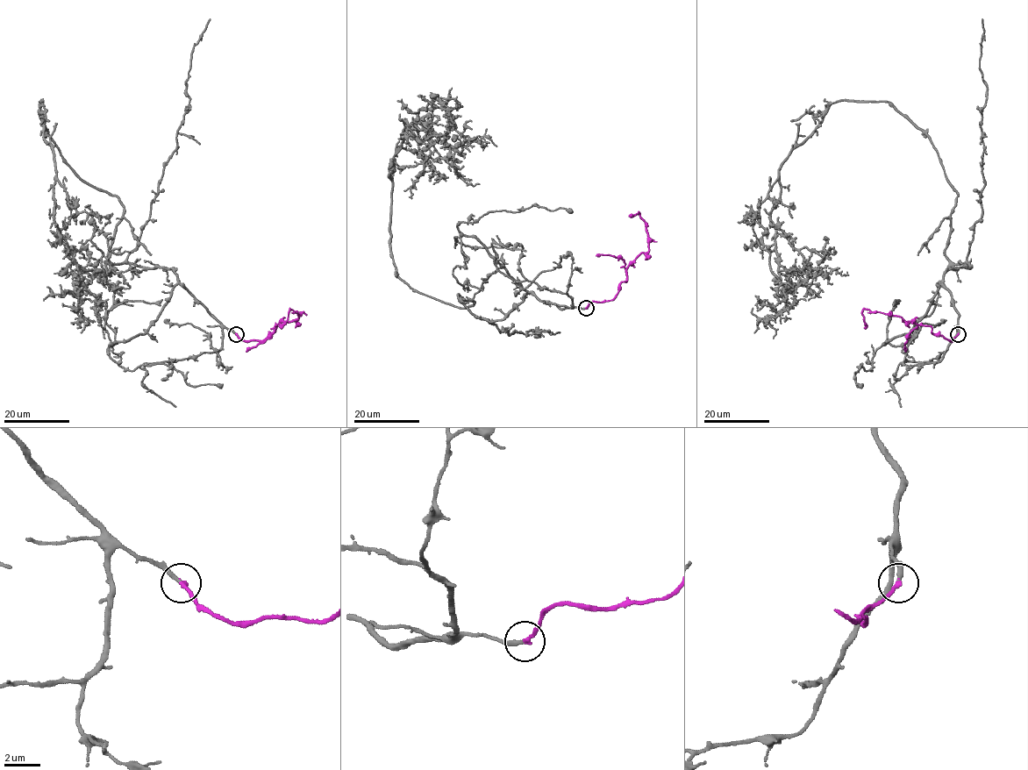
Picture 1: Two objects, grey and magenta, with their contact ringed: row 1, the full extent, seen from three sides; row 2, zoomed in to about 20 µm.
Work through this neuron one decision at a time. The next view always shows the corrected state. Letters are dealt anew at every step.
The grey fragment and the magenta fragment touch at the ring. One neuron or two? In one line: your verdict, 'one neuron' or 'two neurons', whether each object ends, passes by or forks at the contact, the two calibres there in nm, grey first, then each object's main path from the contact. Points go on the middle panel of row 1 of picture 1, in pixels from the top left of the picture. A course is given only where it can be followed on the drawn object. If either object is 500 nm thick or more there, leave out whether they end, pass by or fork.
one neuron; grey ends; magenta ends; calibres 240 and 240 nm; course grey (586, 308), (527, 293), (488, 321), (397, 275), (404, 120), (479, 184); course magenta (586, 308), (591, 302), (613, 298), (627, 280), (626, 268), (648, 252), (646, 223), (638, 212), (631, 216)

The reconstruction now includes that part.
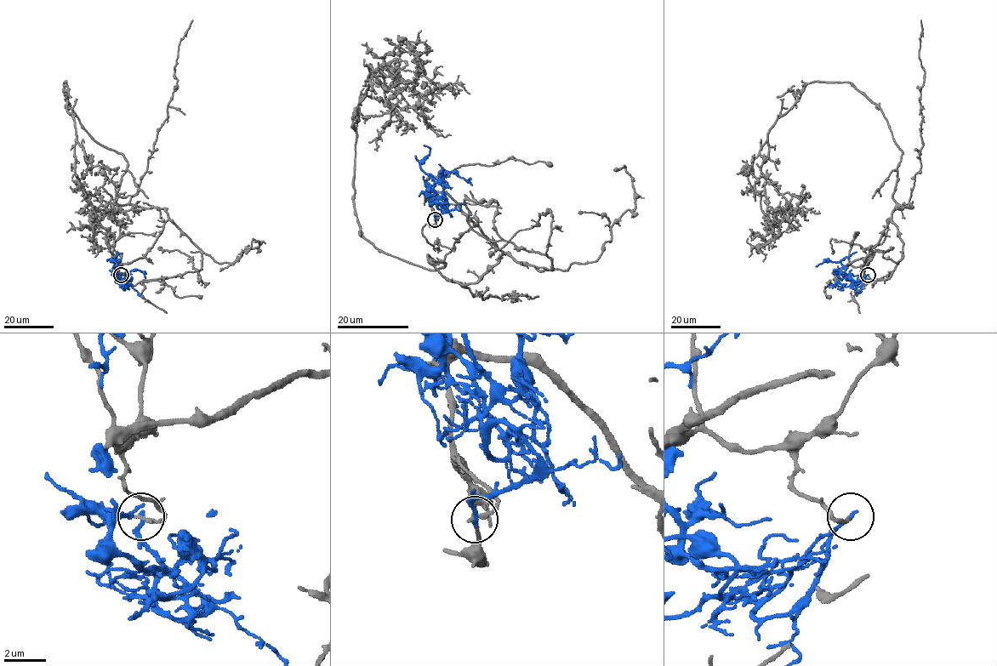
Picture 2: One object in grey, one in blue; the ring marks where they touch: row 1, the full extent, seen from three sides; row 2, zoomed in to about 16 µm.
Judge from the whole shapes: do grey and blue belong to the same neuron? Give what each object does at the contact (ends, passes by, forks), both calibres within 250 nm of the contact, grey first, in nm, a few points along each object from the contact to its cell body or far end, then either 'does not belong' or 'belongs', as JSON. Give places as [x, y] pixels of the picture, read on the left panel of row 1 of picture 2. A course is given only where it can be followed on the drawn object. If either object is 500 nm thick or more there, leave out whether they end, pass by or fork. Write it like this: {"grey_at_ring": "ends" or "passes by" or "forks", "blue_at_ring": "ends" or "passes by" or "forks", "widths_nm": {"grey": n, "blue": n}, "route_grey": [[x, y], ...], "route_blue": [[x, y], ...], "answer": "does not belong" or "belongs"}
{"grey_at_ring": "ends", "blue_at_ring": "ends", "widths_nm": {"grey": 170, "blue": 180}, "route_grey": [[121, 275], [168, 213], [119, 205], [127, 162], [82, 126], [65, 82], [83, 197], [110, 218], [131, 196]], "route_blue": [[121, 275], [124, 281], [117, 277], [114, 263], [120, 259], [111, 261], [117, 264], [112, 266]], "answer": "does not belong"}

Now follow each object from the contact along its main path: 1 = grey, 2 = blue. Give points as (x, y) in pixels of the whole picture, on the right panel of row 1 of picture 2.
1: (868, 275), (847, 264), (913, 207), (850, 82), (808, 82), (767, 134), (767, 205), (809, 196)
2: (868, 275), (863, 281), (850, 281), (840, 263), (844, 259), (838, 262), (824, 261), (816, 266)

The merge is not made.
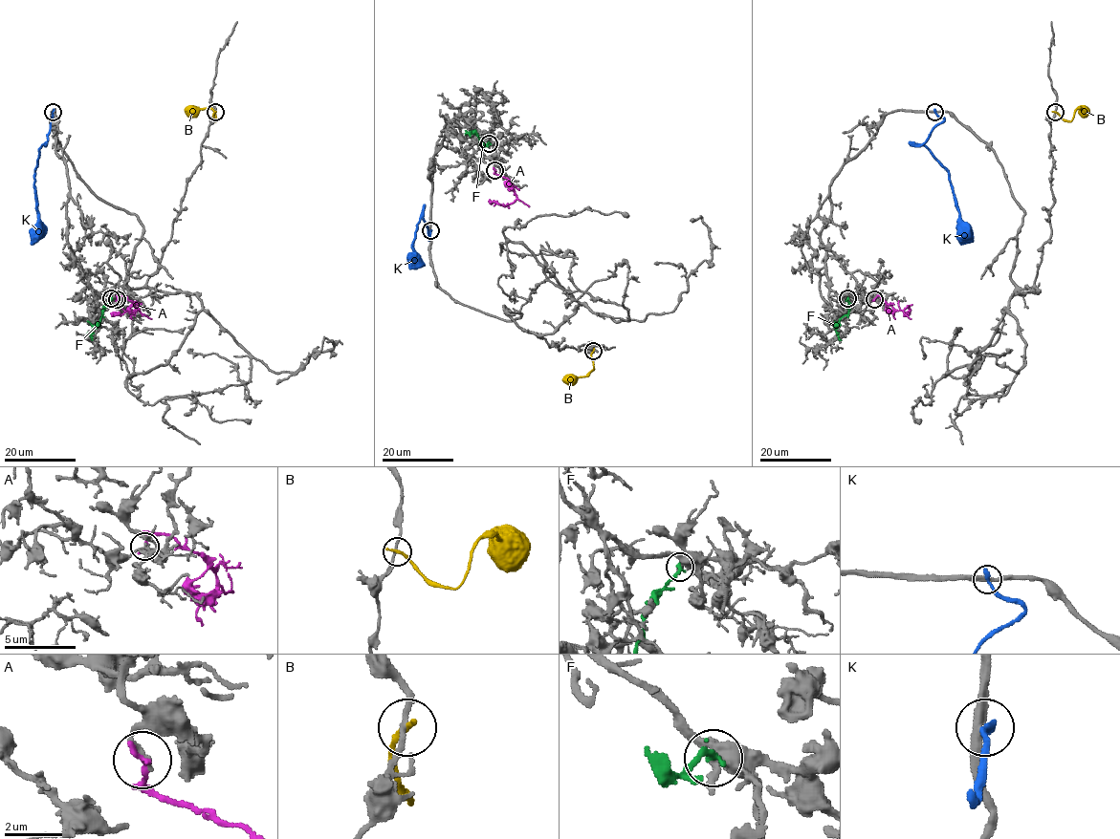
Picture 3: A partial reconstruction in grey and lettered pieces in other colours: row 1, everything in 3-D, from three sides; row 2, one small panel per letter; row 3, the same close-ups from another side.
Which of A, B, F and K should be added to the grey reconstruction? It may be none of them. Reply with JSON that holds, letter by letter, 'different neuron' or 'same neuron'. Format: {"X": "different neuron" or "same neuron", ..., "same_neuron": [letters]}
{"A": "different neuron", "B": "different neuron", "F": "different neuron", "K": "different neuron", "same_neuron": []}

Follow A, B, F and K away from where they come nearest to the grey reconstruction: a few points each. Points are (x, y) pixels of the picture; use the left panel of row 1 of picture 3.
A: (117, 298), (122, 296), (139, 311), (131, 305), (121, 313), (111, 315)
B: (215, 112), (215, 121), (214, 111), (208, 107), (186, 111)
F: (111, 297), (93, 329), (93, 340)
K: (52, 111), (48, 140), (39, 149), (35, 172), (37, 223), (32, 241)

